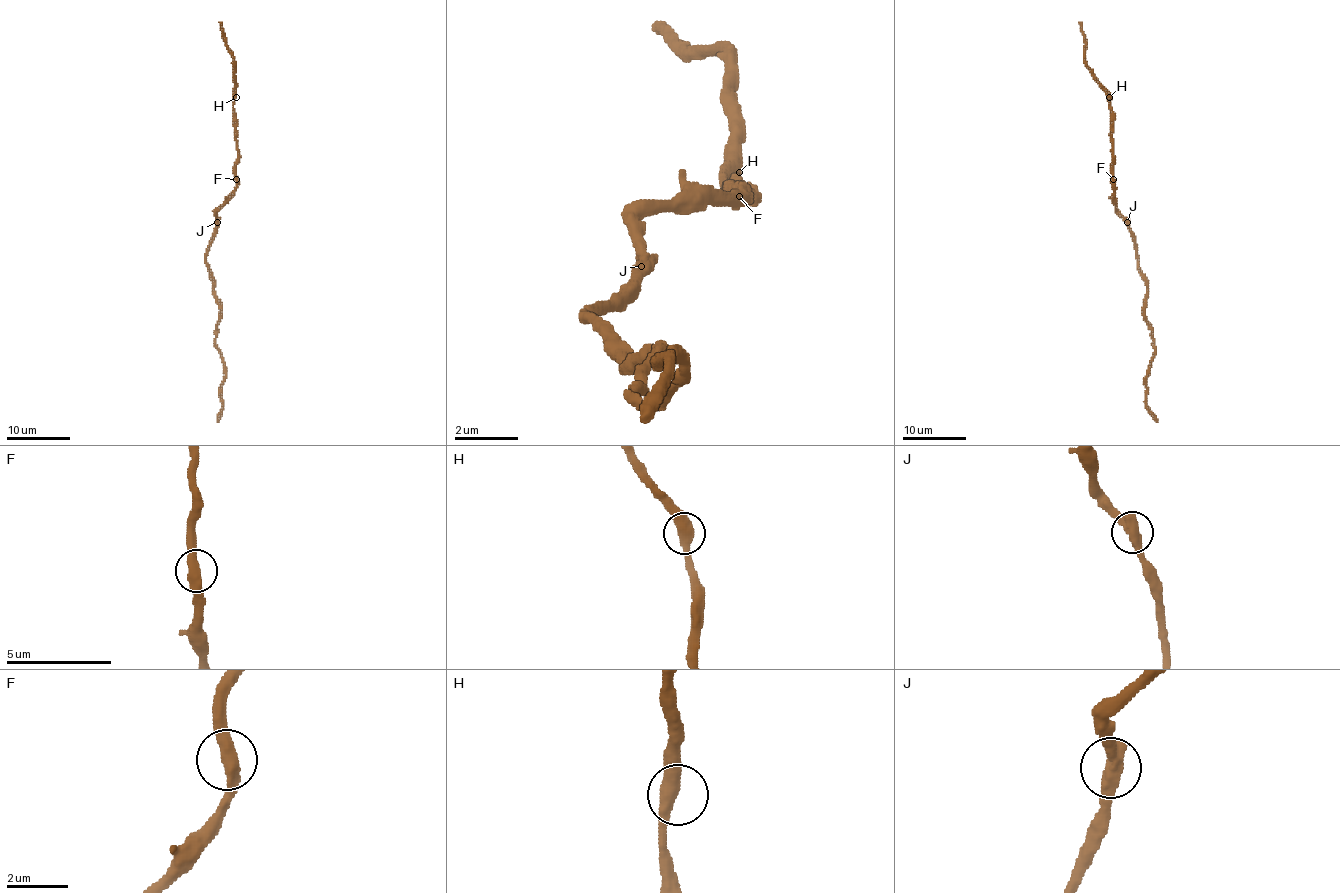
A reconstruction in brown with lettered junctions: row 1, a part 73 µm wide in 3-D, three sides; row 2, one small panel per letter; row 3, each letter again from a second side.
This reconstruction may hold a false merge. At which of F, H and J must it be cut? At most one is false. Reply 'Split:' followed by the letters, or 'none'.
Split: none

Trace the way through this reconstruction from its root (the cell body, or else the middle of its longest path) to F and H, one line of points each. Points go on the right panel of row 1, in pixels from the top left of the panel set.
F: (1129, 222), (1117, 208), (1113, 179)
H: (1129, 222), (1117, 208), (1112, 186), (1112, 109), (1109, 97)

